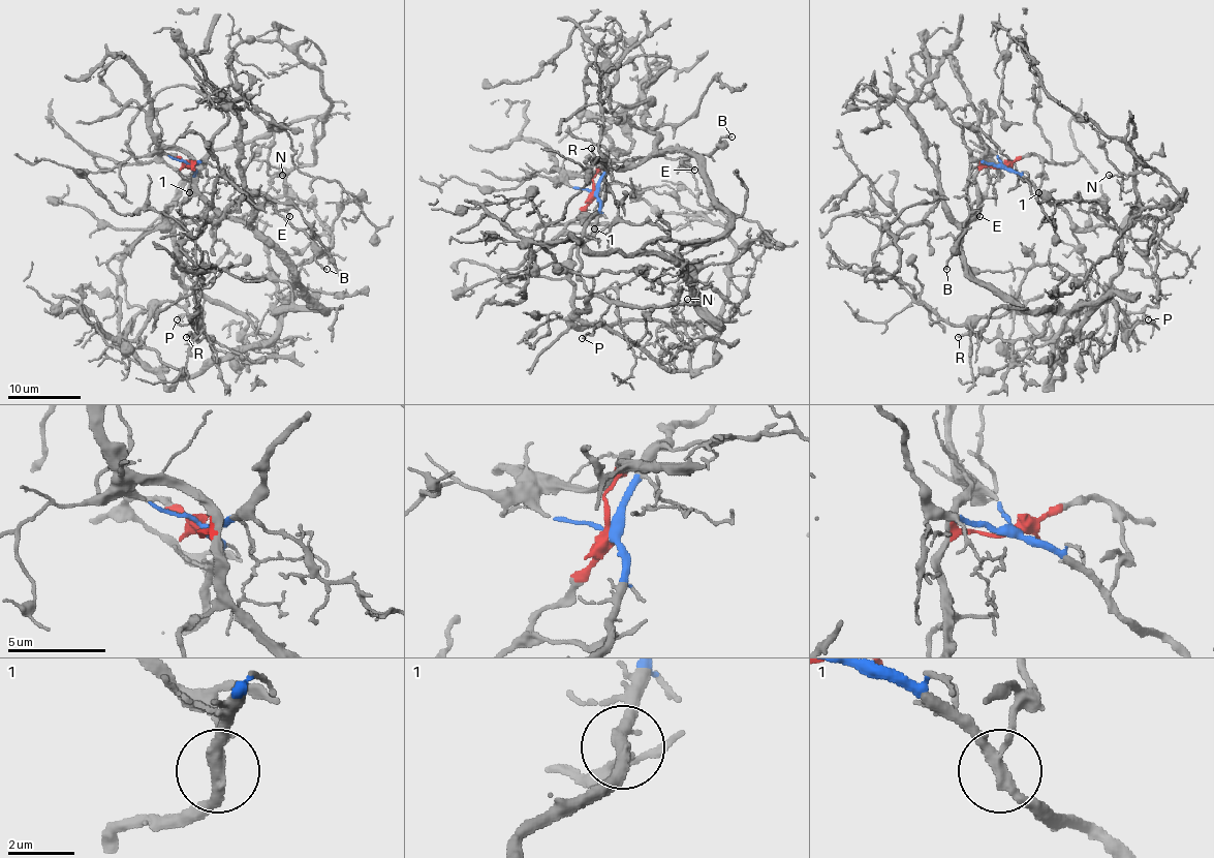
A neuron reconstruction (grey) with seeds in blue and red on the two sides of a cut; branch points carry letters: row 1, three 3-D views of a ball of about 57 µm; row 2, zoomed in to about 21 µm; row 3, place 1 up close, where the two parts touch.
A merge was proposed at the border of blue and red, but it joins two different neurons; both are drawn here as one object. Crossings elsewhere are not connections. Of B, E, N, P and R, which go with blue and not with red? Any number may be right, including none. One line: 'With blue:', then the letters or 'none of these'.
With blue: B, E, N, P

